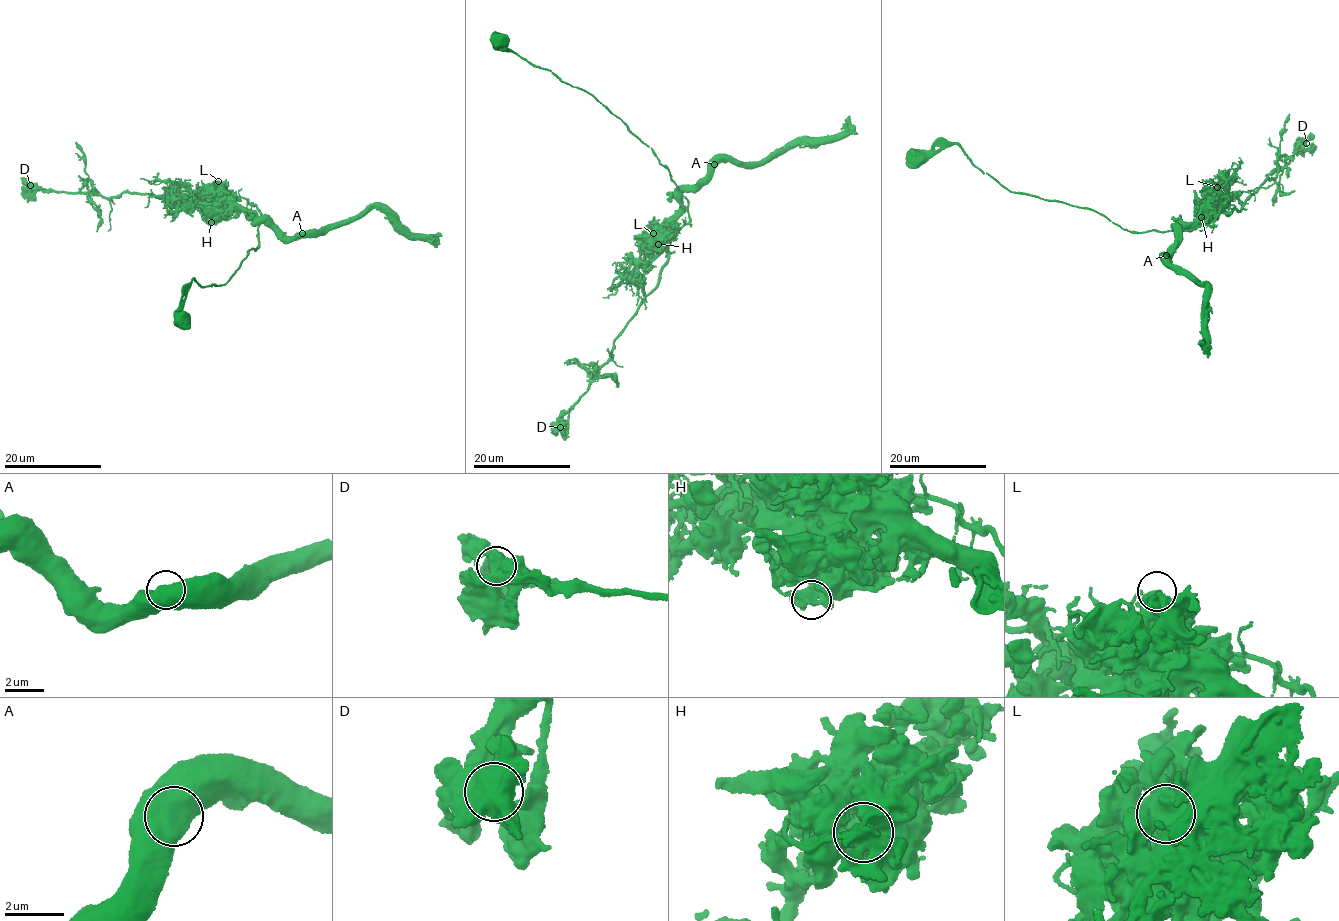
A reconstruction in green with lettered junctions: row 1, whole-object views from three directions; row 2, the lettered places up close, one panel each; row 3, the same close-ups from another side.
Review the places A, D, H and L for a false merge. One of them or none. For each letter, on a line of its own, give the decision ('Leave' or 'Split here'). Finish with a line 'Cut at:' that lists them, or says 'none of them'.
A: Leave
D: Leave
H: Split here
L: Leave
Cut at: H

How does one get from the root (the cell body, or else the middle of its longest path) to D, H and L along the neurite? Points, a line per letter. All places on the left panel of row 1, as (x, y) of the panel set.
D: (183, 319), (192, 281), (223, 285), (256, 250), (249, 213), (30, 185)
H: (183, 319), (179, 315), (192, 281), (203, 286), (226, 284), (259, 243), (257, 225), (241, 211), (210, 222)
L: (183, 319), (179, 315), (192, 281), (203, 286), (226, 284), (259, 243), (252, 215), (218, 181)

